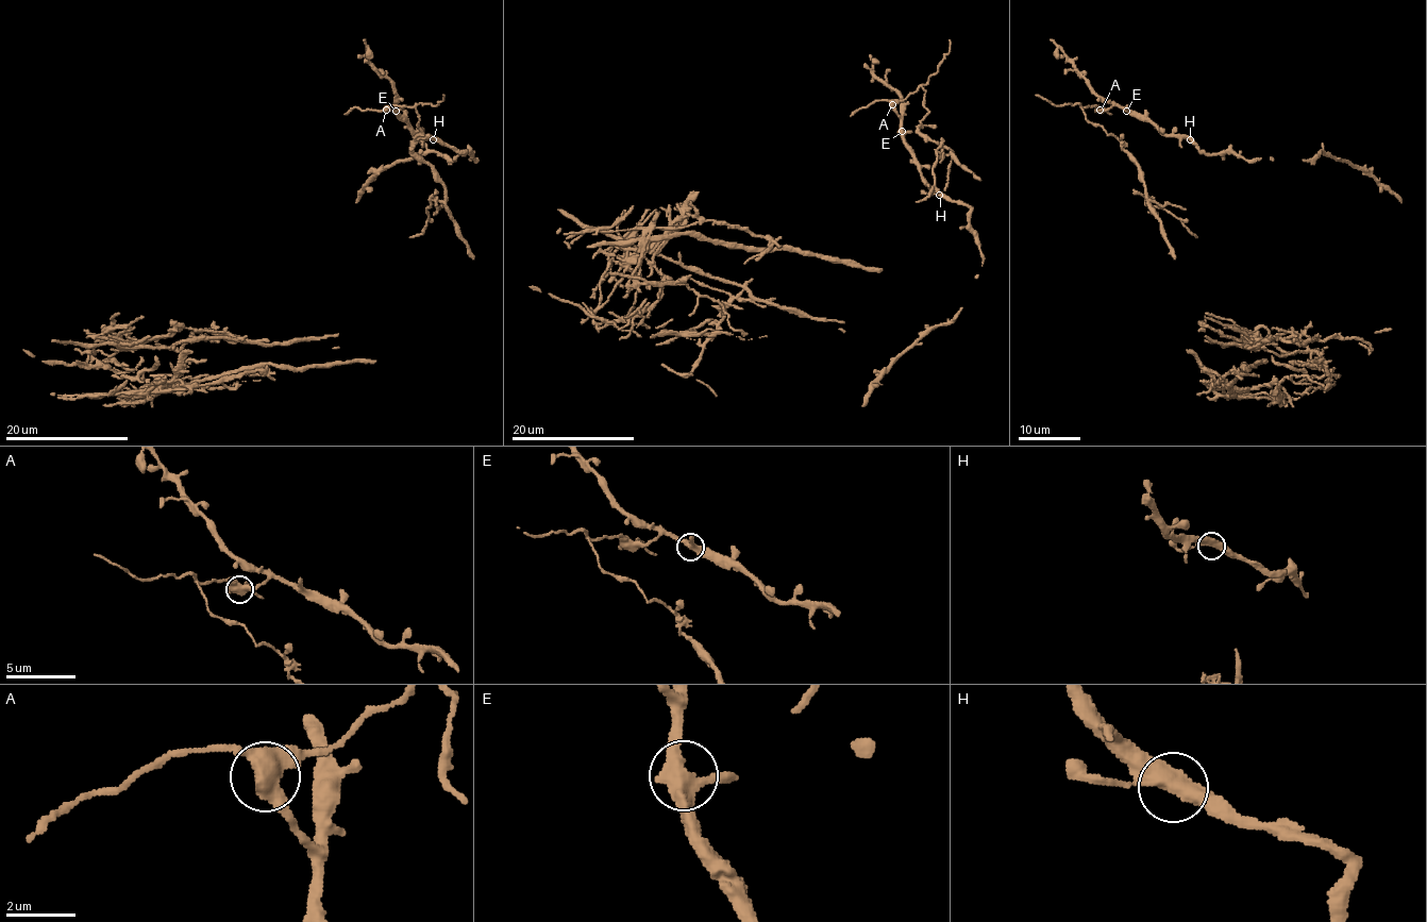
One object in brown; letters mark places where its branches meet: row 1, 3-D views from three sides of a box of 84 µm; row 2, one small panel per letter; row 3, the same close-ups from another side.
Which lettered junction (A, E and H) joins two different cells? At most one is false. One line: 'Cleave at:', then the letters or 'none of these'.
Cleave at: A

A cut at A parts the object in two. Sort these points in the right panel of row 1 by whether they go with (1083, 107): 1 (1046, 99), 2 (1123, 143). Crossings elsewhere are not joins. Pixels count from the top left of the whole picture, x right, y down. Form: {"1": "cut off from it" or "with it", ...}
{"1": "with it", "2": "with it"}

